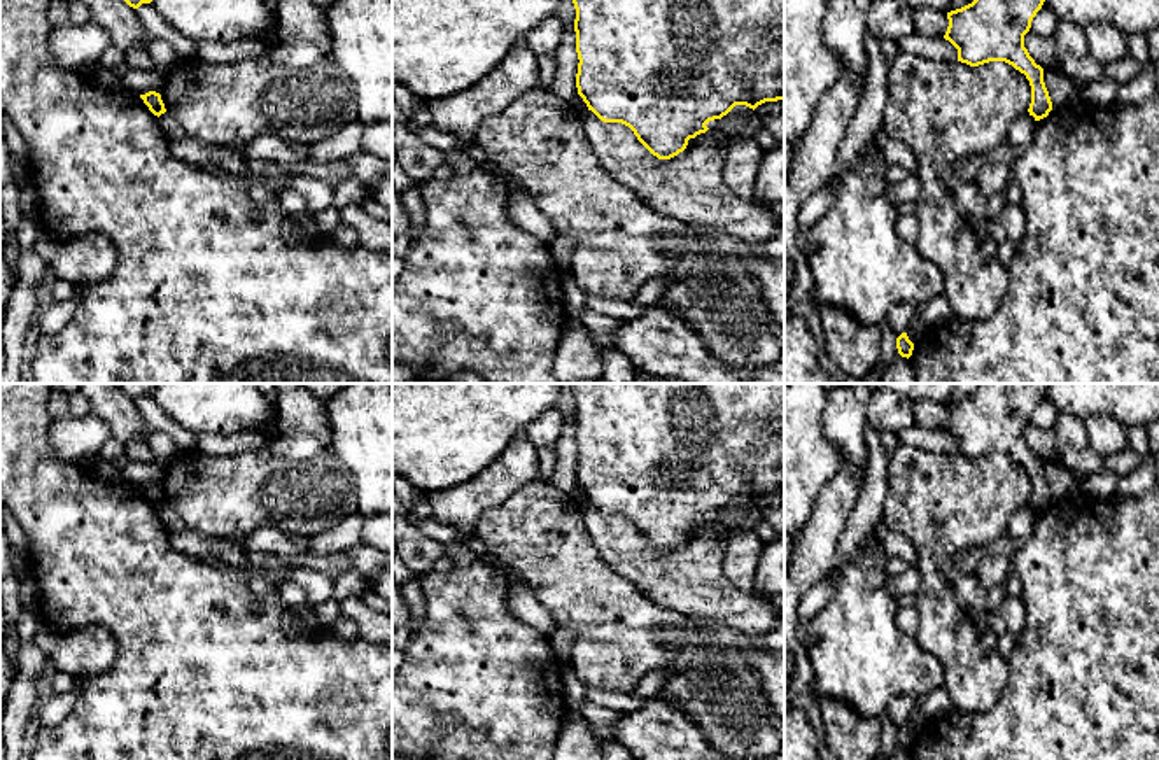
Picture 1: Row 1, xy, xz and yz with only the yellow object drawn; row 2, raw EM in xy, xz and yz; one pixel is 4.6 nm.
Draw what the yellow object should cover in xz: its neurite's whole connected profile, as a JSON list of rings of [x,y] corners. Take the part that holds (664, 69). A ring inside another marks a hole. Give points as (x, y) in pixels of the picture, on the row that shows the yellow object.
[[[572,0],[576,9],[574,32],[578,53],[578,95],[604,123],[629,126],[637,140],[658,159],[683,152],[690,138],[706,133],[709,121],[721,119],[735,105],[756,109],[765,102],[784,100],[784,0]]]

